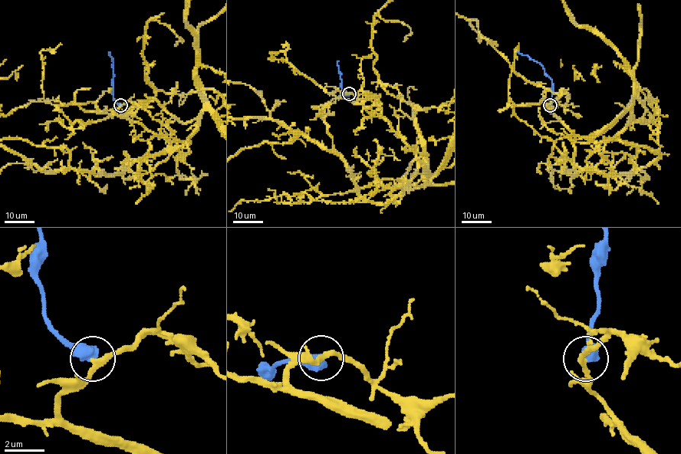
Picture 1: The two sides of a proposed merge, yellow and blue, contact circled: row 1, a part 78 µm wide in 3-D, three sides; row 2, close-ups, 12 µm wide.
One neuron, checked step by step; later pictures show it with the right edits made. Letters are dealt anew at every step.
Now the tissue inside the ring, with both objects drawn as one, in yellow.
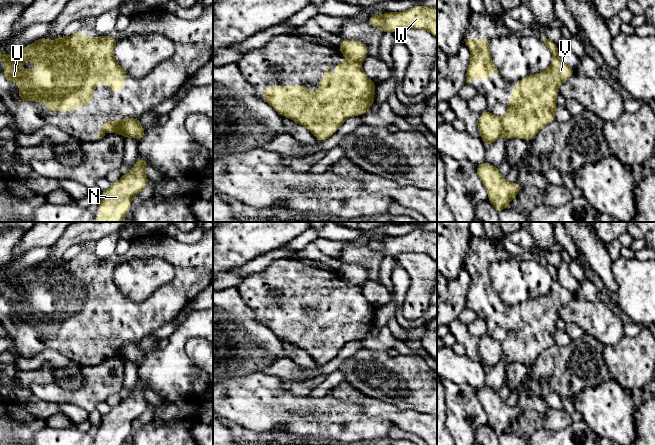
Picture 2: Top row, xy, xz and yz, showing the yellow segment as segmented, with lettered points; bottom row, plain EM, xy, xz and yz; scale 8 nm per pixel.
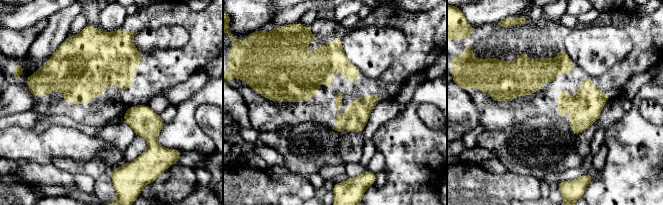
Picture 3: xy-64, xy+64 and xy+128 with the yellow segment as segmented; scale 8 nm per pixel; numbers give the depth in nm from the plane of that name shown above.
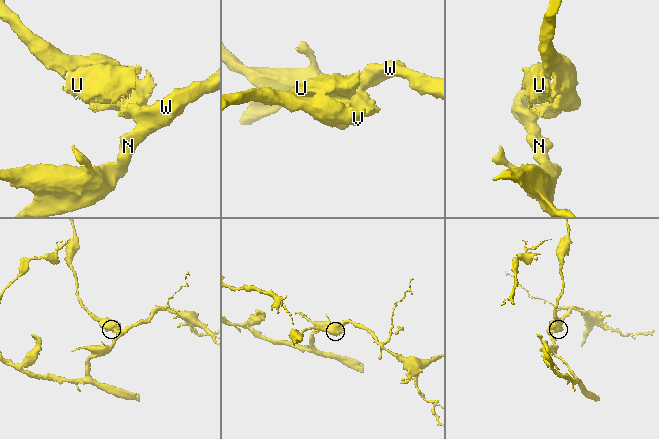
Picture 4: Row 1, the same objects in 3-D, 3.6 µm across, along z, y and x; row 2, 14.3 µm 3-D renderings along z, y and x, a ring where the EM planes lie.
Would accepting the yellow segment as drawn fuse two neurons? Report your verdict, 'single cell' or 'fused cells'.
fused cells

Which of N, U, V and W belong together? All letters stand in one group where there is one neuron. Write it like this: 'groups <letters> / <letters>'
groups N W / U V

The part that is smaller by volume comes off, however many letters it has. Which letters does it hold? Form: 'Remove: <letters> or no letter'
Remove: U, V

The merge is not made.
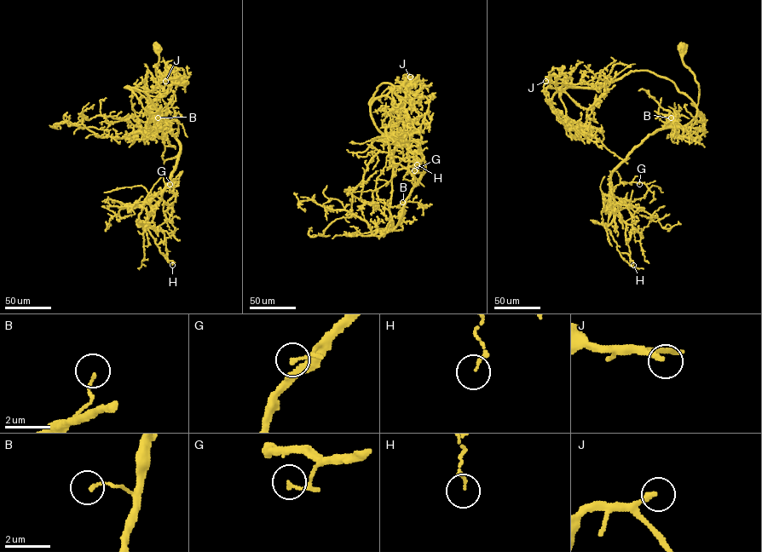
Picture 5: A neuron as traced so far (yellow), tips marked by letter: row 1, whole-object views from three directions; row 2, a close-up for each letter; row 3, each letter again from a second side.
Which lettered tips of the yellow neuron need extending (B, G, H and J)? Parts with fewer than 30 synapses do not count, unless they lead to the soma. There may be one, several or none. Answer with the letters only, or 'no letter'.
J

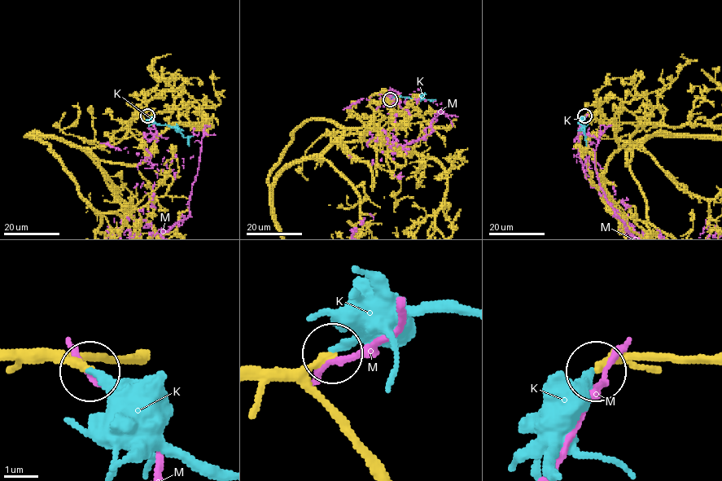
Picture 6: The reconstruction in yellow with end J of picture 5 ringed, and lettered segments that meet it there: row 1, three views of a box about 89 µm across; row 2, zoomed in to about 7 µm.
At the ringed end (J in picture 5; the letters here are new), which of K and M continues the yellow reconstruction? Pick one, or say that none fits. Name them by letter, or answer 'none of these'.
K

